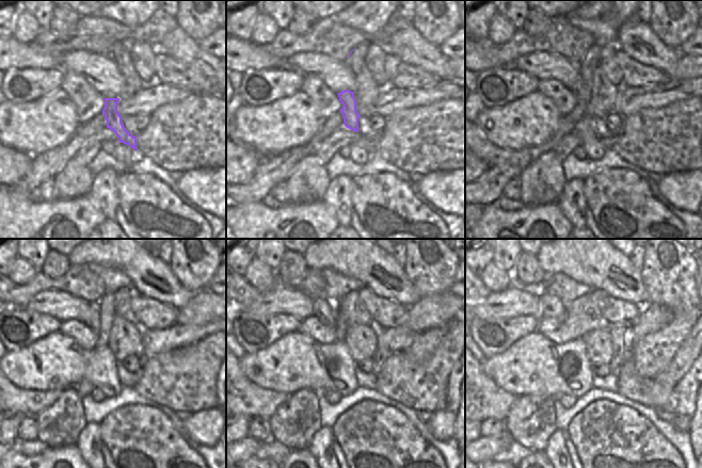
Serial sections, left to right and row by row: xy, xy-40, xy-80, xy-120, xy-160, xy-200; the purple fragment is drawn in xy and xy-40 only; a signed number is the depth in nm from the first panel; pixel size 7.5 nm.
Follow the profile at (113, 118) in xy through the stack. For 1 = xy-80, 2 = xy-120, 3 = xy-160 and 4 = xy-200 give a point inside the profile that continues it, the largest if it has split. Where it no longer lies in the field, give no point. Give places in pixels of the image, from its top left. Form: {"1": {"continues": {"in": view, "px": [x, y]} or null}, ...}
{"1": {"continues": {"in": "xy-80", "px": [593, 58]}}, "2": {"continues": {"in": "xy-120", "px": [101, 316]}}, "3": {"continues": {"in": "xy-160", "px": [325, 310]}}, "4": {"continues": {"in": "xy-200", "px": [549, 306]}}}

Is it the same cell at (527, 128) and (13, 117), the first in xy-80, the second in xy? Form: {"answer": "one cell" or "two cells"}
{"answer": "one cell"}

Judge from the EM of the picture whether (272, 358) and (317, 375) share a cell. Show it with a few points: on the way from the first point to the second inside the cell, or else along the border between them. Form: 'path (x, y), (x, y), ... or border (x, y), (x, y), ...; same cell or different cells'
path (283, 362), (305, 364); same cell

